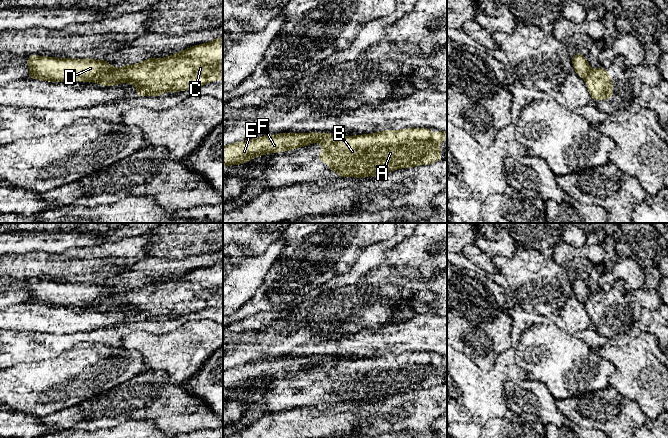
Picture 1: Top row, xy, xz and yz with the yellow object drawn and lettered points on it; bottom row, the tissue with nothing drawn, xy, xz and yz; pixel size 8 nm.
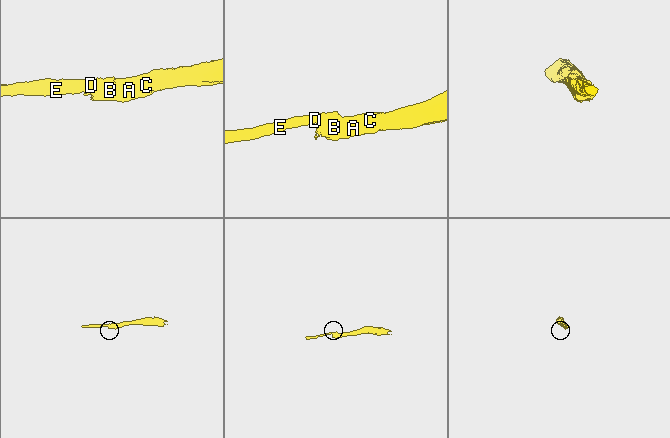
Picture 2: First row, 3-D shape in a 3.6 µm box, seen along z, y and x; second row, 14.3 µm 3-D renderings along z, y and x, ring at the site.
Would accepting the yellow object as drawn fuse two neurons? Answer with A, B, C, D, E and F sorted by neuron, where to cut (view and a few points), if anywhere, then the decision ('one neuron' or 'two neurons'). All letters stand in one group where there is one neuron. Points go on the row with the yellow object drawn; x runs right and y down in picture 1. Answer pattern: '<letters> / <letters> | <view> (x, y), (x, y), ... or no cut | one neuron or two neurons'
A B C / D E F | xy (113, 68), (92, 81) | two neurons

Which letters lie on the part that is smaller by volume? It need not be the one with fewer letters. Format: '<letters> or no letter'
D, E, F

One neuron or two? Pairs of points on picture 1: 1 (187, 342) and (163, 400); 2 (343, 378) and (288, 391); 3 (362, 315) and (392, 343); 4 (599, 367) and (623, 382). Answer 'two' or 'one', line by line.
1: two
2: one
3: two
4: two

